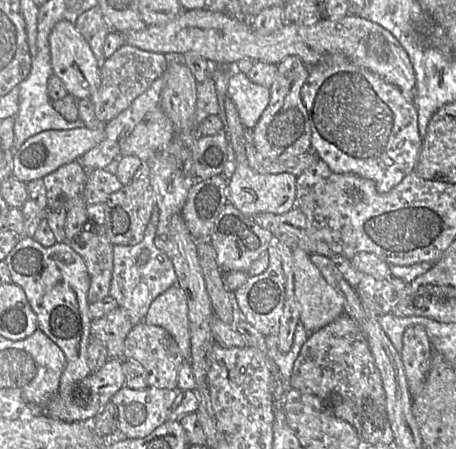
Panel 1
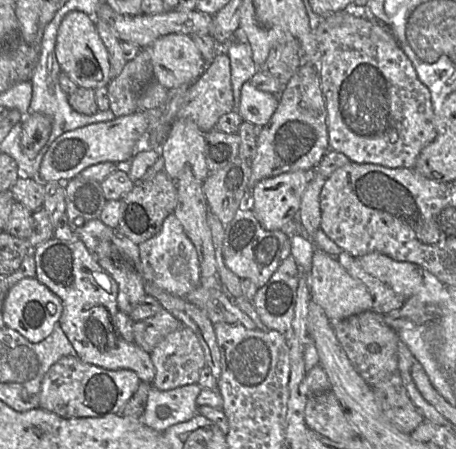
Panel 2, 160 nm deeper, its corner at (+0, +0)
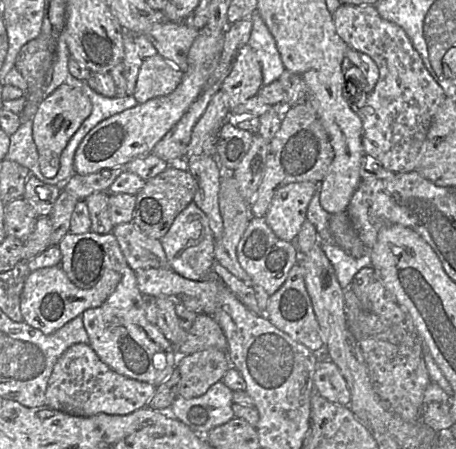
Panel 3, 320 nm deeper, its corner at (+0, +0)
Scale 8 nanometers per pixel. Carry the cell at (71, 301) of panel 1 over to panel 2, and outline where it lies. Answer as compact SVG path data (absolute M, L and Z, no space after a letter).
M52 237L46 242L31 250L35 259L35 277L39 282L47 286L56 294L63 303L63 311L58 325L62 328L68 340L72 344L77 357L83 362L95 365L107 370L133 370L141 382L151 383L155 377L155 367L150 353L143 350L133 341L127 342L119 337L112 324L112 317L122 313L117 304L118 284L98 263L94 254L87 248L79 238L75 240L59 240Z

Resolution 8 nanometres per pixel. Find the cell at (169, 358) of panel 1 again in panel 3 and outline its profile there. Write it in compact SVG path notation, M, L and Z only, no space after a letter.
M207 348L178 358L176 368L180 373L178 397L195 398L207 392L215 383L222 380L226 371L231 367L226 352L216 348Z

